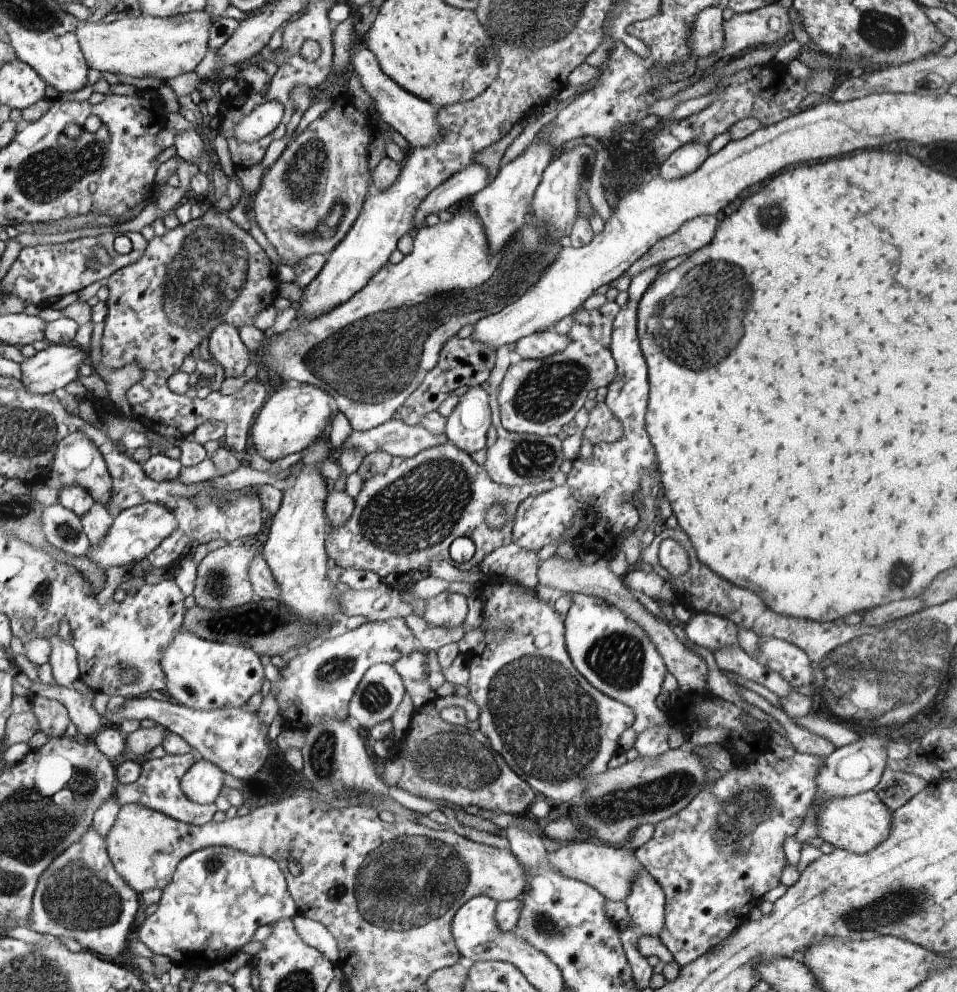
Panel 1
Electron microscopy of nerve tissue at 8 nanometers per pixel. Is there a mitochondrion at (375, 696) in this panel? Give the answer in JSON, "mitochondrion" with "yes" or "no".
{"mitochondrion":"yes"}

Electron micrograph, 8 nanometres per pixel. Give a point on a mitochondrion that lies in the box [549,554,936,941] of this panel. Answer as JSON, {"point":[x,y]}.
{"point":[613,808]}

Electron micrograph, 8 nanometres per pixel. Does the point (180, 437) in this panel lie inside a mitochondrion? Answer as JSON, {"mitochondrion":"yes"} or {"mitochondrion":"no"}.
{"mitochondrion":"no"}

